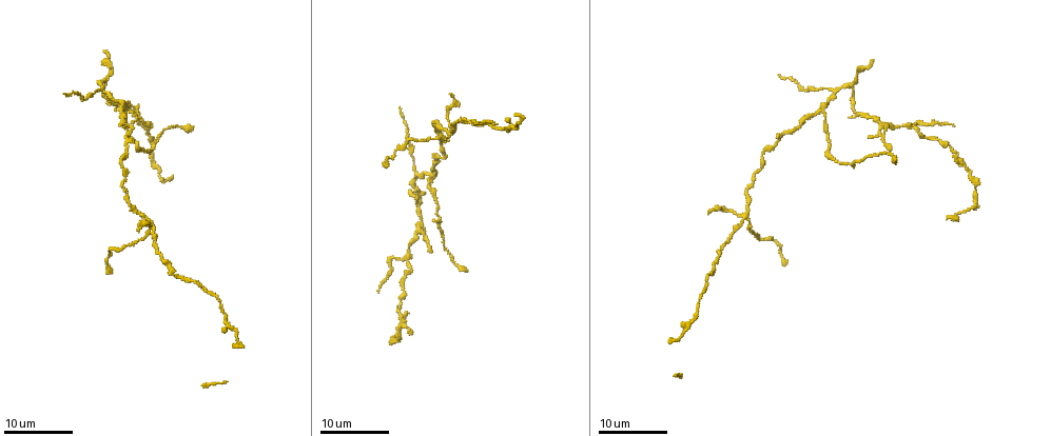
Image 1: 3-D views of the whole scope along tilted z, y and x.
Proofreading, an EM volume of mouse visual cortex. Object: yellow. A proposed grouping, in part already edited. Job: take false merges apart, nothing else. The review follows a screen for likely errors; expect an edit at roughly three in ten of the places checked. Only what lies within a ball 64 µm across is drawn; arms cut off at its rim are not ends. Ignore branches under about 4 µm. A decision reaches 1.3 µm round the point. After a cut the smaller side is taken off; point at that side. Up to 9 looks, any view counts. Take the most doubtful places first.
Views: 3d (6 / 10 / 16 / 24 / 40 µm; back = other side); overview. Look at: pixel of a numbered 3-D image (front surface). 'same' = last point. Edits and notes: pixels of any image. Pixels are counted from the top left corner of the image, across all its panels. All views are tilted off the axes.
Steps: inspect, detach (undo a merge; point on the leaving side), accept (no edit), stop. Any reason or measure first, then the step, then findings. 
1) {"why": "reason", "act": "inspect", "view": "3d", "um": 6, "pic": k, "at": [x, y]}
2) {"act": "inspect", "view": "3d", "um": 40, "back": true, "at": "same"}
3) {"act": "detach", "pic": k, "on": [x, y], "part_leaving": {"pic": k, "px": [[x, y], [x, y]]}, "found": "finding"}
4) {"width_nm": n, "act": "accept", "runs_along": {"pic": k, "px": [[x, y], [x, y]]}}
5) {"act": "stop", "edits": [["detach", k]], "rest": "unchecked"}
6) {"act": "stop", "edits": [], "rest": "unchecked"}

{"why": "four arms meet", "act": "inspect", "view": "3d", "um": 16, "pic": 1, "at": [746, 215]}

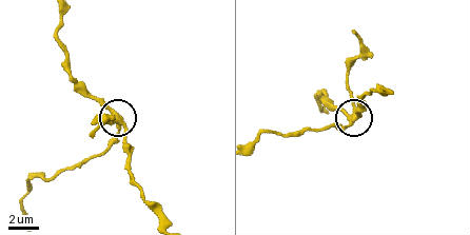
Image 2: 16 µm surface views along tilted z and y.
{"act": "inspect", "view": "3d", "um": 6, "pic": 2, "at": [121, 121]}

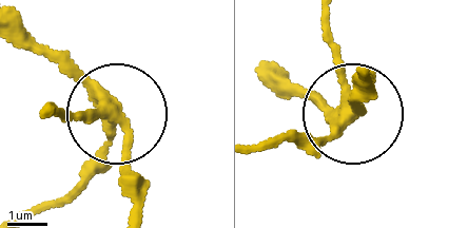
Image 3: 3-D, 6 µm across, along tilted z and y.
{"act": "accept", "runs_along": {"pic": 3, "px": [[25, 35], [112, 114], [101, 169], [65, 206]]}, "found": "continuous, no second neuron"}

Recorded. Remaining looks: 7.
{"why": "two arms in line, one across", "act": "inspect", "view": "3d", "um": 24, "pic": 1, "at": [416, 189]}

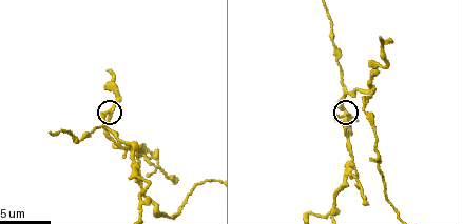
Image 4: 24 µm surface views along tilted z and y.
{"act": "inspect", "view": "3d", "um": 6, "pic": 4, "at": [110, 115]}

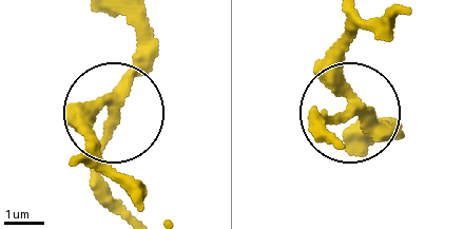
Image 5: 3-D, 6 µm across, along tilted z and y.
{"width_nm": 250, "act": "accept", "runs_along": {"pic": 5, "px": [[132, 195], [89, 132], [154, 31]]}, "found": "all the same neuron"}

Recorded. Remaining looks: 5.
{"why": "arms part here", "act": "inspect", "view": "3d", "um": 10, "pic": 4, "at": [350, 176]}

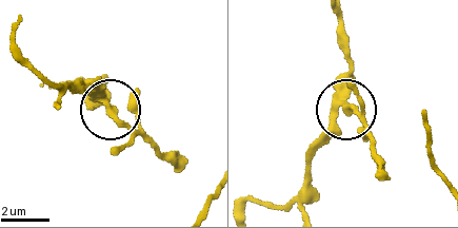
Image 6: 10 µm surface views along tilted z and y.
{"why": "closer look", "act": "inspect", "view": "3d", "um": 6, "pic": 6, "at": [108, 109]}

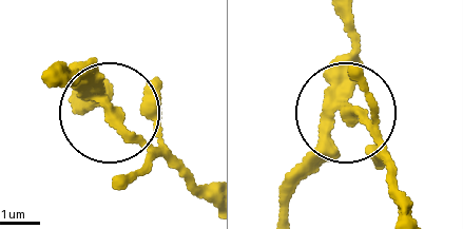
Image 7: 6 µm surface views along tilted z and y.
{"act": "accept", "runs_along": {"pic": 7, "px": [[339, 16], [355, 58], [345, 108], [399, 186]]}, "found": "continuous, no second neuron"}

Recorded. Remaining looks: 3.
{"act": "inspect", "view": "3d", "um": 16, "pic": 4, "at": [138, 154]}

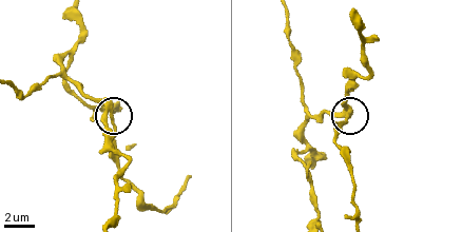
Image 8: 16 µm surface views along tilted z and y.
{"arms": 3, "act": "accept", "runs_along": {"pic": 8, "px": [[116, 182], [126, 159], [108, 129], [109, 115], [113, 160]]}, "found": "continuous, no second neuron"}

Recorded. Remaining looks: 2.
{"why": "three arms meet", "act": "inspect", "view": "3d", "um": 10, "pic": 4, "at": [139, 198]}

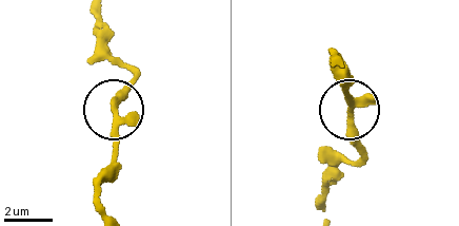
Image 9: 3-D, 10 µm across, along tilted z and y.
{"side_arm_um": 54, "arms": 3, "act": "accept", "found": "all the same neuron"}

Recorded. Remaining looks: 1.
{"act": "stop", "edits": [], "rest": "unchecked"}

